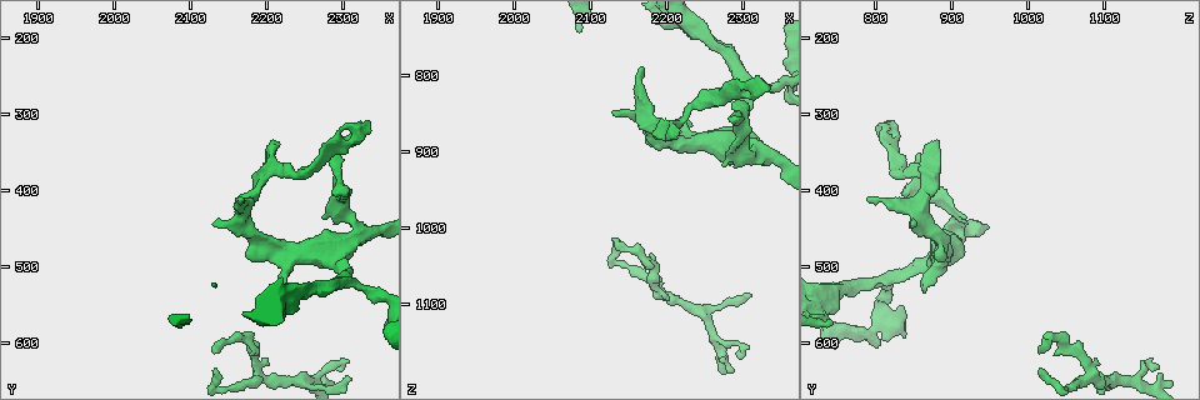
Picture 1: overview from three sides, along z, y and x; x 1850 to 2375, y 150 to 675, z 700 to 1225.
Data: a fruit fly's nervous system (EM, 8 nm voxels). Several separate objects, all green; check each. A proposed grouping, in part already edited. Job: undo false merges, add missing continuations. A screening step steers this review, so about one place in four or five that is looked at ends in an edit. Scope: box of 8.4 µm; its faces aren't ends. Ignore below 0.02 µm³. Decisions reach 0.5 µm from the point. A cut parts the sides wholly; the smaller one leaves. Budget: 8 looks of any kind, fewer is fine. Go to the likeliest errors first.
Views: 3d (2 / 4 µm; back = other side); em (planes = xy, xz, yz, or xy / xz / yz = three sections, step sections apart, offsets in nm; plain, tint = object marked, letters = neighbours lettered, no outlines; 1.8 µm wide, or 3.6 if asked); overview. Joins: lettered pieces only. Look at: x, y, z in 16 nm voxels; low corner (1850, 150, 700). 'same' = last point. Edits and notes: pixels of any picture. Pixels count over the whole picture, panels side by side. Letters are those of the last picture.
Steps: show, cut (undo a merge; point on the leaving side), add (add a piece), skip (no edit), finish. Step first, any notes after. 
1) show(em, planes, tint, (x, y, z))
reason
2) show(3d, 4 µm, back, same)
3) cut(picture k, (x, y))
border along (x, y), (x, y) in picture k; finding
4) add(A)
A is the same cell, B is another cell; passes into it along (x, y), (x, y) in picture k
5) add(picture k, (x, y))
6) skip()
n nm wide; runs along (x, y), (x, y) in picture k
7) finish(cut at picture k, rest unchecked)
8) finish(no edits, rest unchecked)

show(em, planes, letters, (2300, 515, 815))
a fork

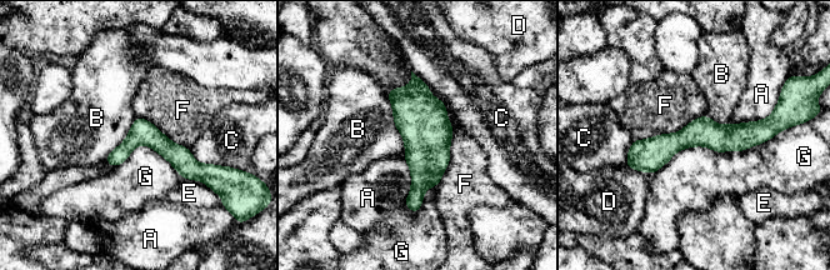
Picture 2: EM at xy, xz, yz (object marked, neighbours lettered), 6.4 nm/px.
skip()
A, B, C, D, E, F and G are other cells; all the same cell

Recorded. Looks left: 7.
show(3d, 4 µm, (2320, 325, 815))
abrupt turn

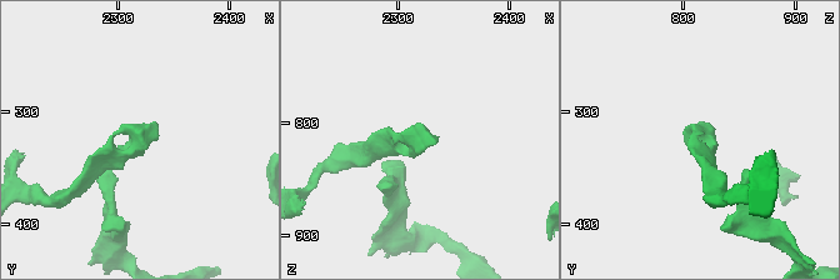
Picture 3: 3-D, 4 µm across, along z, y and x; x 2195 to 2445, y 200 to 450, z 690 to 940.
show(em, planes, plain, (2318, 328, 814))
need the tissue

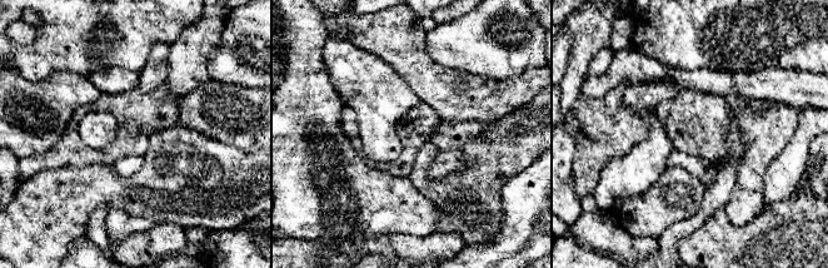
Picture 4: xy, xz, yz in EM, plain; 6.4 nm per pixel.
show(em, planes, letters, same)

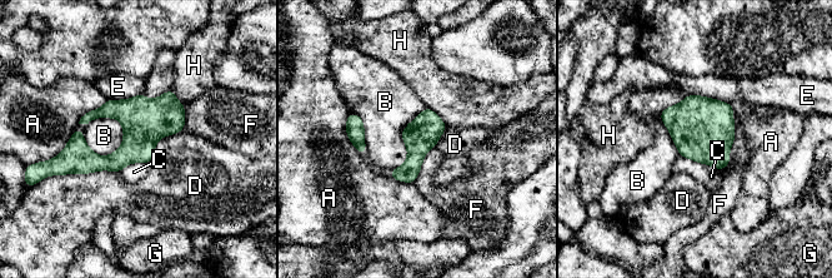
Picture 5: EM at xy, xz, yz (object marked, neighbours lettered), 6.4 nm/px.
skip()
A, B, C, D, E, F, G and H are other cells; runs along (181, 109), (116, 162), (65, 158) in picture 5; one cell here

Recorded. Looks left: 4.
show(3d, 2 µm, (2125, 635, 1015))
branch stops here

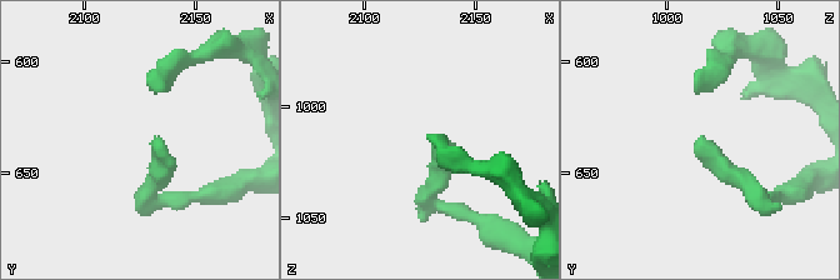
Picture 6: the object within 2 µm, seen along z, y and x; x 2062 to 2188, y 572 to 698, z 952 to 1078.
show(em, planes, letters, (2131, 634, 1016))

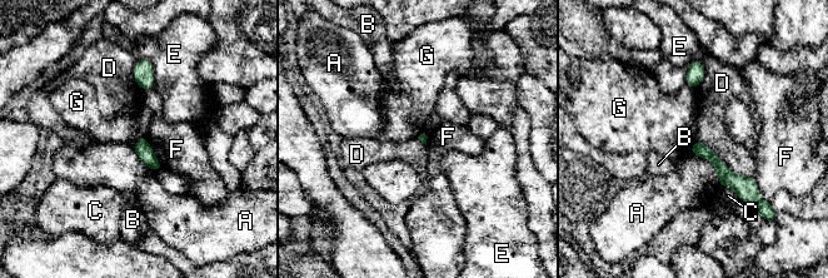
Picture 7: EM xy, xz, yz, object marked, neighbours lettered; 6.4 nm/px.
skip()
D touches over 440 nm; A, B, C, D, E, F and G are other cells; border along (697, 138), (732, 172), (753, 178) in picture 7; no lettered piece goes on from it

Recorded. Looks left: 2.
finish(no edits, rest unchecked)

